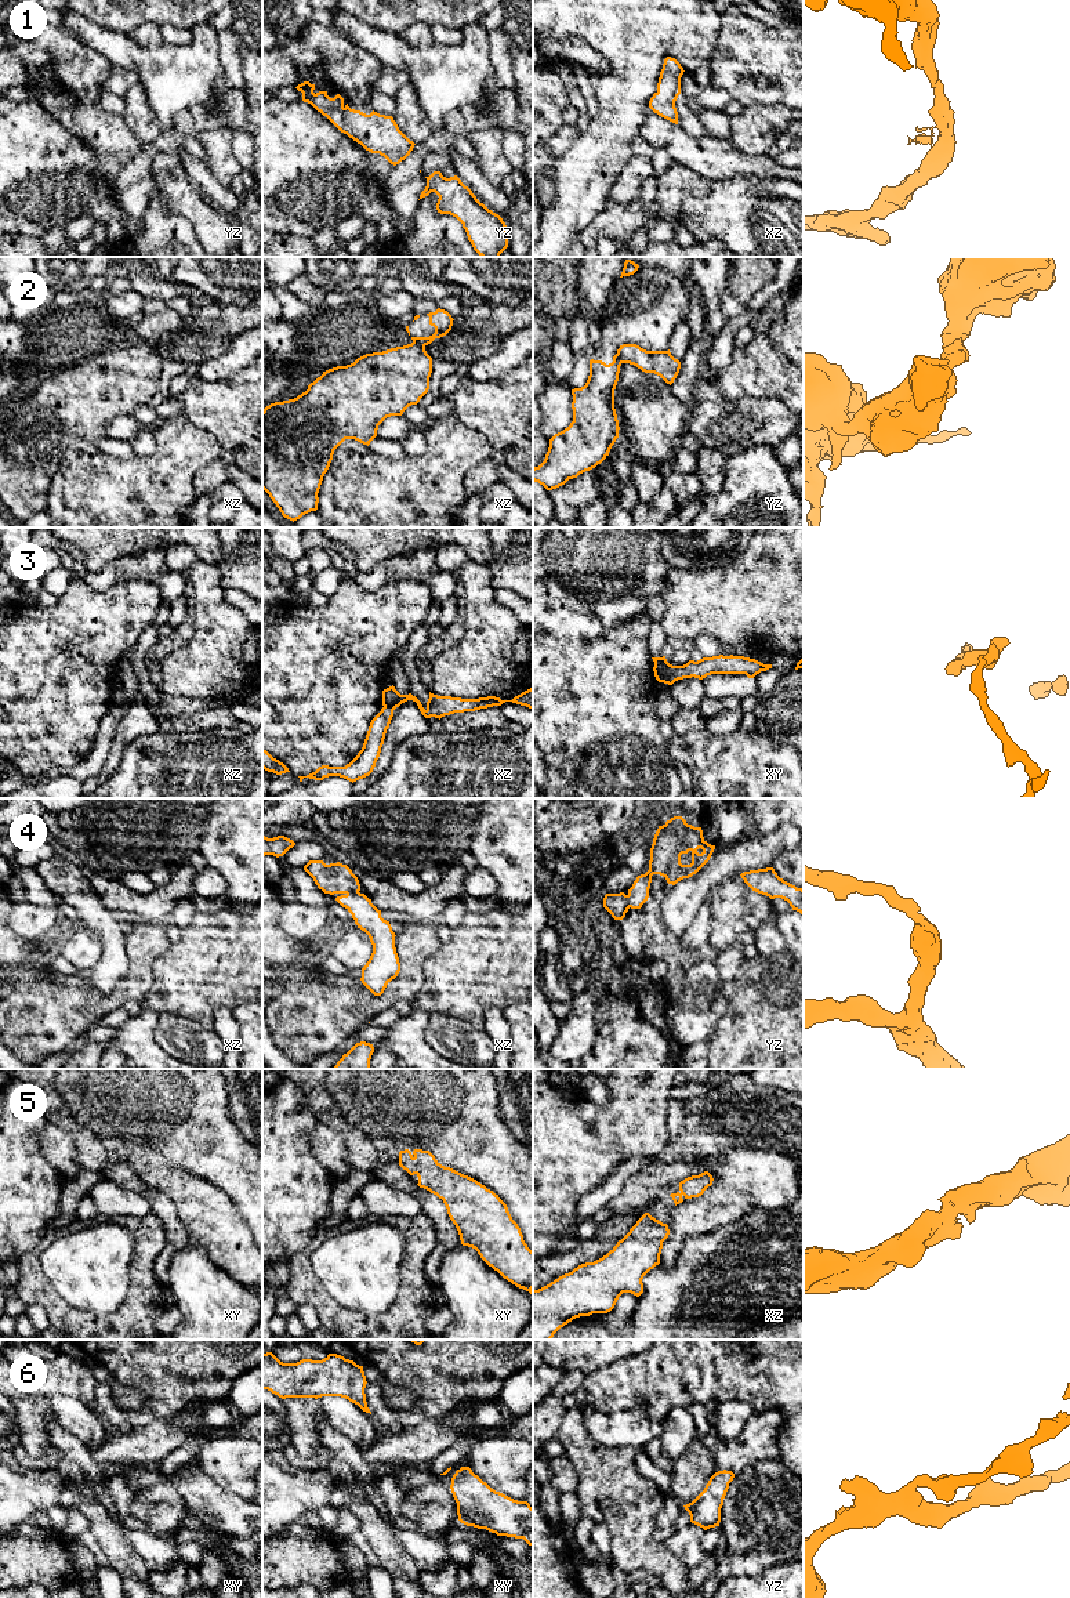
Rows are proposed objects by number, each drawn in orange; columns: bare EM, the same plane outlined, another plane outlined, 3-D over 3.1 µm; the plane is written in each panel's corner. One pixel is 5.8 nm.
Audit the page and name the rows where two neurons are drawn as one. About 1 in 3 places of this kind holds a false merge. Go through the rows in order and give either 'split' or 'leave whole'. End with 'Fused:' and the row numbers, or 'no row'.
1: leave whole
2: split
3: split
4: leave whole
5: leave whole
6: leave whole
Fused: 2, 3

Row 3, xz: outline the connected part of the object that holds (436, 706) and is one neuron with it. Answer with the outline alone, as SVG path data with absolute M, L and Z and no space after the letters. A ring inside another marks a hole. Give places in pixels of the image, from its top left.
M389 686L382 691L382 706L389 709L396 709L402 703L413 700L417 703L421 714L425 718L442 718L445 715L450 715L454 713L464 713L464 711L475 711L480 709L487 709L493 706L501 706L505 702L512 702L521 706L526 706L533 709L533 688L522 692L521 695L515 696L512 700L501 700L496 696L479 697L479 699L461 699L461 697L451 697L451 696L438 696L429 692L429 699L427 702L427 707L424 709L421 702L409 695L400 695L395 686Z

